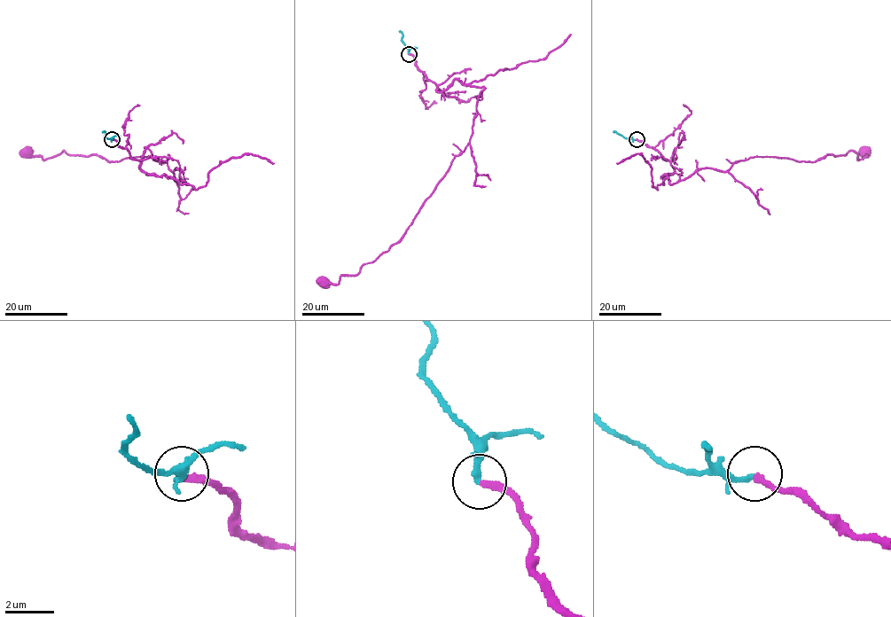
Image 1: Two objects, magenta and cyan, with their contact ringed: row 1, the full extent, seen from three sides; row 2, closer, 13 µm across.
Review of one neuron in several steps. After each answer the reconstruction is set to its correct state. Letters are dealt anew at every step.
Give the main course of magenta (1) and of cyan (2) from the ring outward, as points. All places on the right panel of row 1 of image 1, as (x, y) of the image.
1: (636, 139), (668, 160), (671, 184), (754, 157), (865, 152)
2: (636, 139), (628, 139), (613, 132)

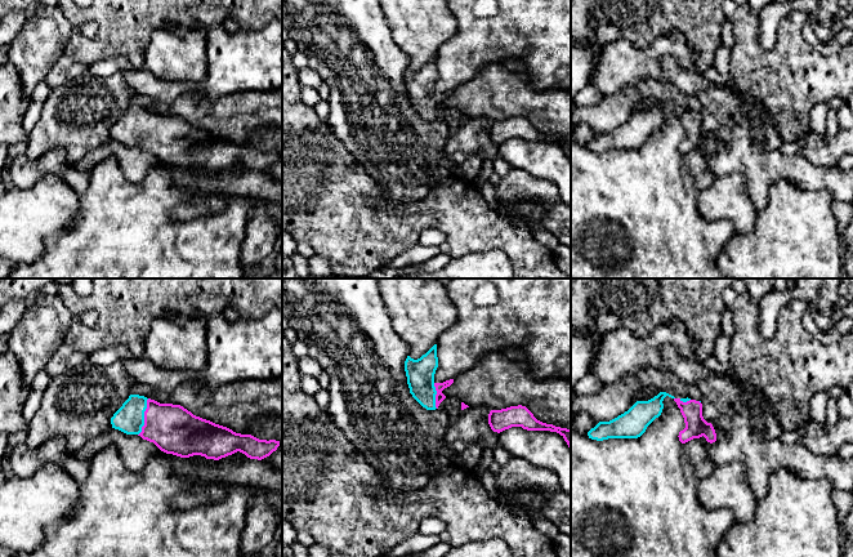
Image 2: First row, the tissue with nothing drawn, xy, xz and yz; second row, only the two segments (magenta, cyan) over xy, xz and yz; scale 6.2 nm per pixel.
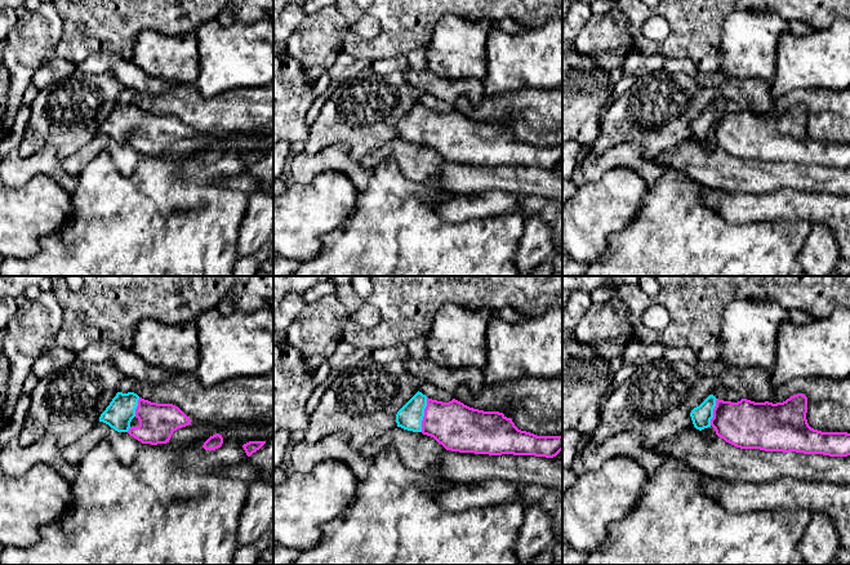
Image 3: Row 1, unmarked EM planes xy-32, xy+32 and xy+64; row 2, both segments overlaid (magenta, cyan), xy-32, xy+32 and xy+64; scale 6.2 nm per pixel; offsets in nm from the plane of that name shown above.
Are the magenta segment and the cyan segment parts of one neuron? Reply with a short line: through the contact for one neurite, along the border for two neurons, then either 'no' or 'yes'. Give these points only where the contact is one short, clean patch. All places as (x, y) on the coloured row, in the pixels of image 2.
line xy (174, 429), (144, 417), (129, 418); yes

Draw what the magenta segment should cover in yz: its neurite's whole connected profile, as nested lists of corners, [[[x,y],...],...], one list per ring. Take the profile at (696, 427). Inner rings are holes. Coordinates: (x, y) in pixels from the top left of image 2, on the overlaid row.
[[[660,392],[648,401],[637,401],[628,411],[609,422],[599,422],[588,432],[589,438],[603,441],[608,438],[638,438],[647,427],[661,415],[664,398],[671,397],[684,418],[685,428],[679,432],[679,441],[685,444],[693,438],[705,437],[707,442],[716,441],[716,433],[711,423],[702,416],[701,401],[691,398],[675,398],[674,396]]]

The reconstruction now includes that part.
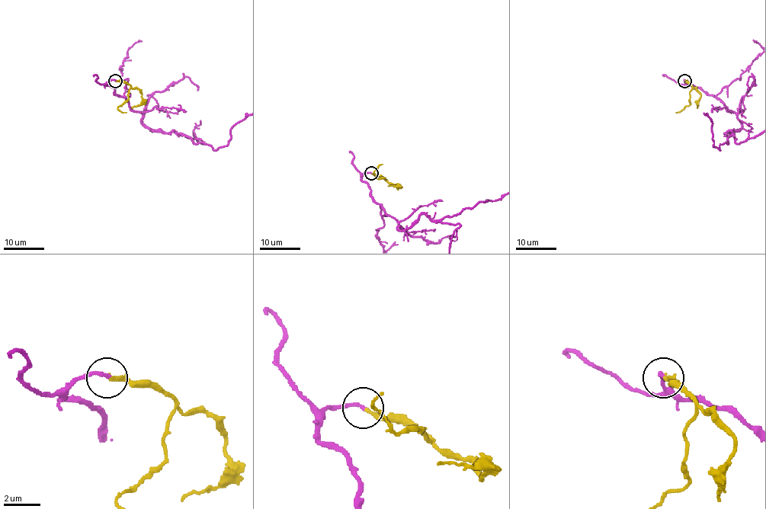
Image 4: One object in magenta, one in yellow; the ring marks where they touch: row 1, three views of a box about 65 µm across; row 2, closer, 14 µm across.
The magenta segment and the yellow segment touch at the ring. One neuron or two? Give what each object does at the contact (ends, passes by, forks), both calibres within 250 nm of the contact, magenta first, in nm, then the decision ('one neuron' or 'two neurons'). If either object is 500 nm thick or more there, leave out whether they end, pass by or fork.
magenta ends | yellow ends | 190/180 nm | one neuron

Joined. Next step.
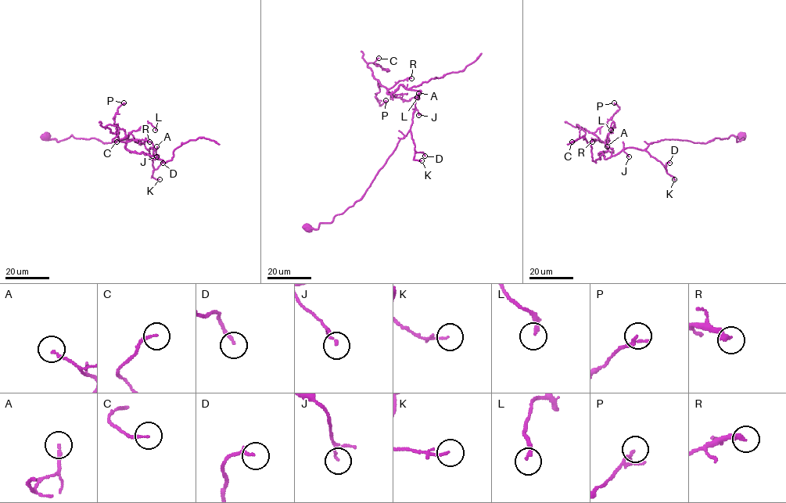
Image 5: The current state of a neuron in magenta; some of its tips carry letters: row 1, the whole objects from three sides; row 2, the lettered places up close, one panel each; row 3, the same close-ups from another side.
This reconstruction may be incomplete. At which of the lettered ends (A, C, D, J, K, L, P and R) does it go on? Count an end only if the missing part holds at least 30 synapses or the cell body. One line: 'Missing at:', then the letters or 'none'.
Missing at: none

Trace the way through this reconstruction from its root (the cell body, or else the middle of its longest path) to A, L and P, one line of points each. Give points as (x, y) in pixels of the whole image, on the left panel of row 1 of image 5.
A: (47, 137), (58, 141), (71, 135), (103, 143), (133, 139), (148, 150), (152, 148), (154, 156), (156, 146)
L: (47, 137), (133, 139), (159, 159), (125, 147), (133, 131), (148, 123), (155, 130)
P: (47, 137), (133, 139), (159, 159), (129, 151), (119, 139), (114, 117), (123, 102)

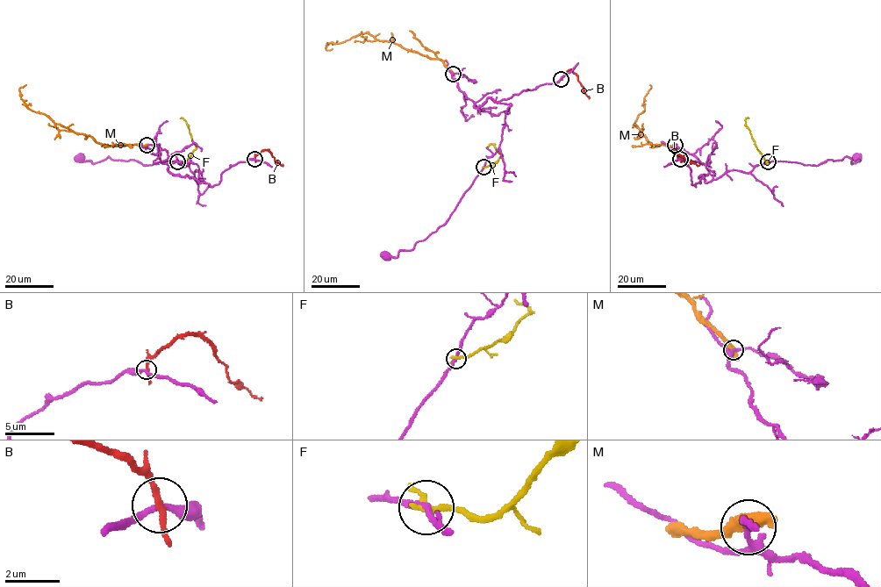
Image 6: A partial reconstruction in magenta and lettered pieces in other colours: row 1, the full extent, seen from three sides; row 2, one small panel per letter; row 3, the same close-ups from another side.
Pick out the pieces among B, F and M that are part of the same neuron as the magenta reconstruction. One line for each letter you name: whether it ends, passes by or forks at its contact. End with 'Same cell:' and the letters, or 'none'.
Same cell: none

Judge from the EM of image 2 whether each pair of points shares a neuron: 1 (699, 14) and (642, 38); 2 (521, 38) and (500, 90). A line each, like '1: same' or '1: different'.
1: same
2: different

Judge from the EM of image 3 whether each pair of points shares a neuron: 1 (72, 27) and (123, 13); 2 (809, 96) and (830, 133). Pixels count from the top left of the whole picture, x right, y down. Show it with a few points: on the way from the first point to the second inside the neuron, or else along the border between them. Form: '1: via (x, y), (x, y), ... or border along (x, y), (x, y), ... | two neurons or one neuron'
1: via (84, 14), (110, 13) | one neuron
2: via (818, 105), (830, 116), (830, 124) | one neuron

